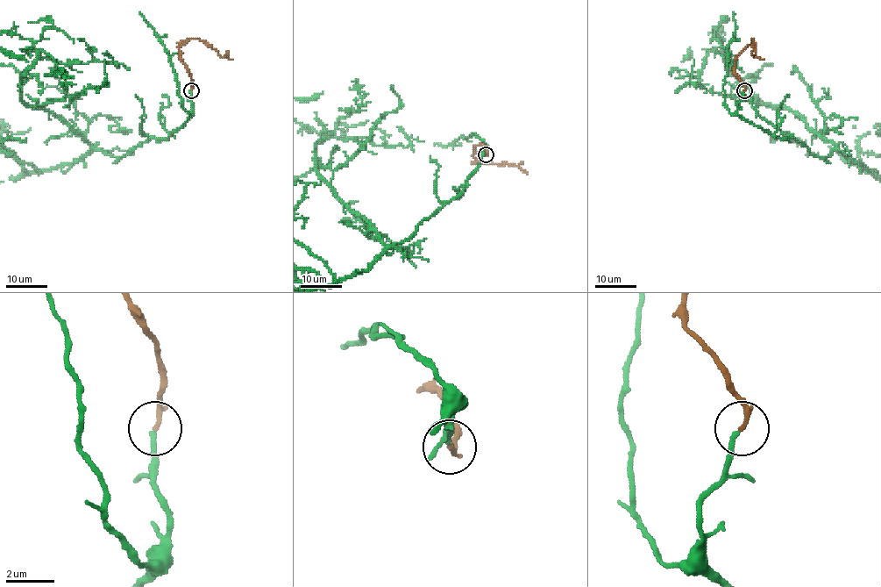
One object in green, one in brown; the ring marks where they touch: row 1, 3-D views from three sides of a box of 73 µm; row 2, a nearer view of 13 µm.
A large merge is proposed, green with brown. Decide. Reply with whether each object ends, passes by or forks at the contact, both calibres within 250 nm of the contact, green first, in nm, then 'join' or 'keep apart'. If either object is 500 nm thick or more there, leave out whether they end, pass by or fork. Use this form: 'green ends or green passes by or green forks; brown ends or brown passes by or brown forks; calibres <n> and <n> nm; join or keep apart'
green ends; brown ends; calibres 240 and 200 nm; join

